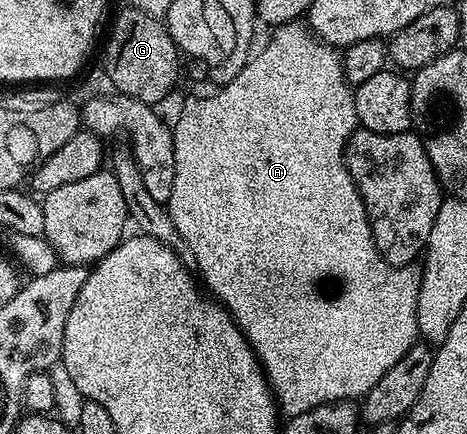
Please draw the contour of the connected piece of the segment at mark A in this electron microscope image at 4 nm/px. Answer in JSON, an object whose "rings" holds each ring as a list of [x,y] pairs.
{"rings":[[[300,22],[279,25],[273,32],[276,33],[269,38],[268,45],[257,56],[255,53],[229,84],[217,87],[216,93],[205,100],[196,100],[193,104],[186,105],[176,124],[174,120],[174,190],[166,207],[182,241],[186,242],[186,246],[194,254],[194,268],[203,287],[223,304],[236,325],[242,329],[255,350],[260,365],[264,367],[264,374],[268,377],[268,385],[272,388],[272,395],[276,397],[279,411],[291,418],[306,414],[306,410],[314,410],[314,406],[333,404],[339,400],[359,401],[374,386],[378,386],[382,374],[386,374],[386,370],[390,370],[390,366],[394,366],[394,362],[398,362],[398,358],[402,358],[402,354],[406,354],[406,350],[417,343],[416,315],[422,268],[416,262],[409,264],[407,268],[395,268],[390,266],[390,262],[386,262],[386,258],[382,258],[372,237],[366,206],[354,178],[350,178],[350,170],[346,170],[344,148],[356,131],[358,121],[352,97],[354,88],[344,77],[341,53],[332,45],[324,43],[311,28]]]}

